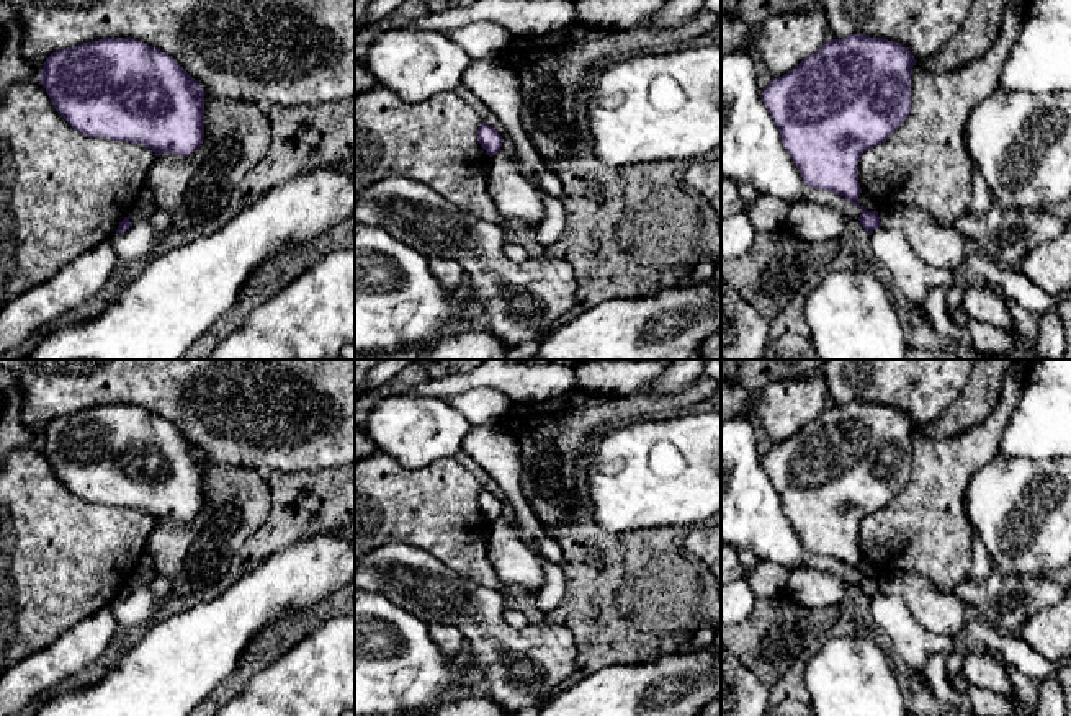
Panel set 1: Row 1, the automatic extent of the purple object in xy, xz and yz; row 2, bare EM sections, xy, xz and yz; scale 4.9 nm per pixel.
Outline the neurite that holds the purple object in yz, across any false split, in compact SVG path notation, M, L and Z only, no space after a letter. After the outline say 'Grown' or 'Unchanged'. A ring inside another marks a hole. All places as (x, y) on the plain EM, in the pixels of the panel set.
M852 401L829 405L762 458L782 510L809 554L834 557L862 575L862 593L878 595L878 577L860 572L858 528L865 517L885 508L911 479L911 441L916 425L909 414L880 404Z. Unchanged

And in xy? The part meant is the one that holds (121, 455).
M131 404L52 418L39 446L78 499L186 523L204 503L204 456L172 422Z. Unchanged

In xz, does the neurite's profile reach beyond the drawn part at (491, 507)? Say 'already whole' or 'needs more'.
already whole

